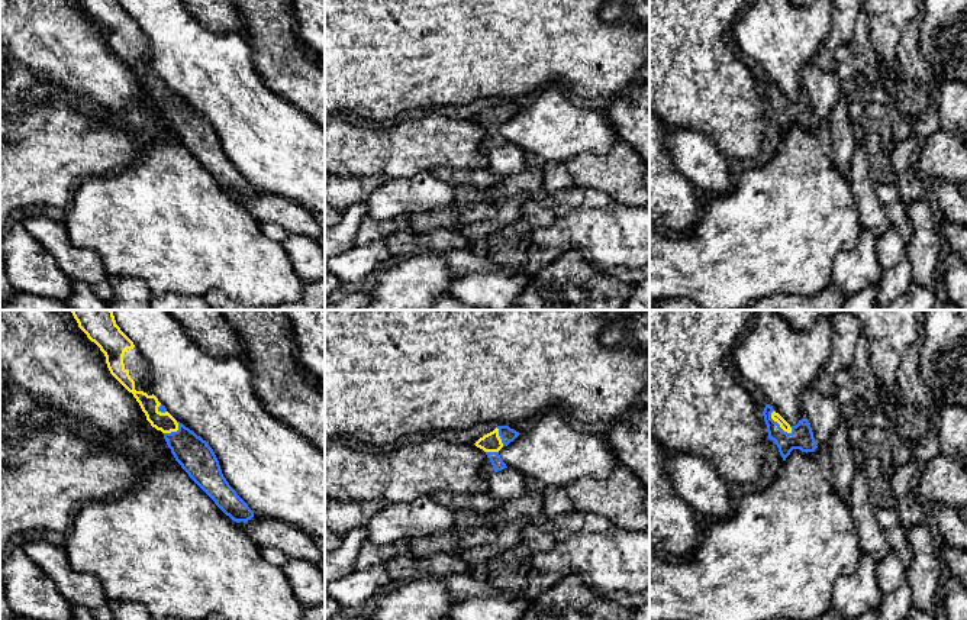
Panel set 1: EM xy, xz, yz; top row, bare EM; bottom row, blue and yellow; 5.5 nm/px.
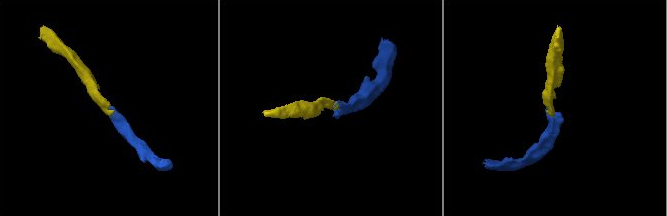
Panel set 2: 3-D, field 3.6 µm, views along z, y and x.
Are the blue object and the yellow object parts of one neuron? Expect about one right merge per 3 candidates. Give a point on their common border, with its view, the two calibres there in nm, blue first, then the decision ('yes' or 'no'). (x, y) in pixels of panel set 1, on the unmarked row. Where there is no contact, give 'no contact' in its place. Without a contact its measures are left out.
yz (777, 99) | 130/50 nm | yes

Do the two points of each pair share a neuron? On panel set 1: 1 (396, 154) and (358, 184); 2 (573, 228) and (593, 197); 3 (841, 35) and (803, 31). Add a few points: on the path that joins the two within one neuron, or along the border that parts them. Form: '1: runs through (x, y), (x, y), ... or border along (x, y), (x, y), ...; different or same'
1: border along (339, 176), (383, 176), (386, 178); different
2: border along (615, 203), (563, 210); different
3: border along (831, 15), (831, 31), (812, 60); different

